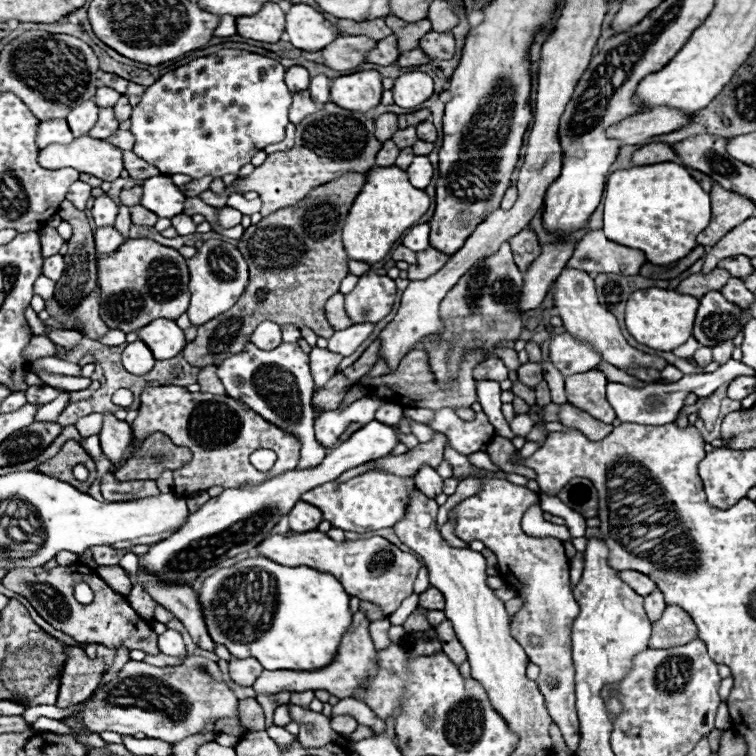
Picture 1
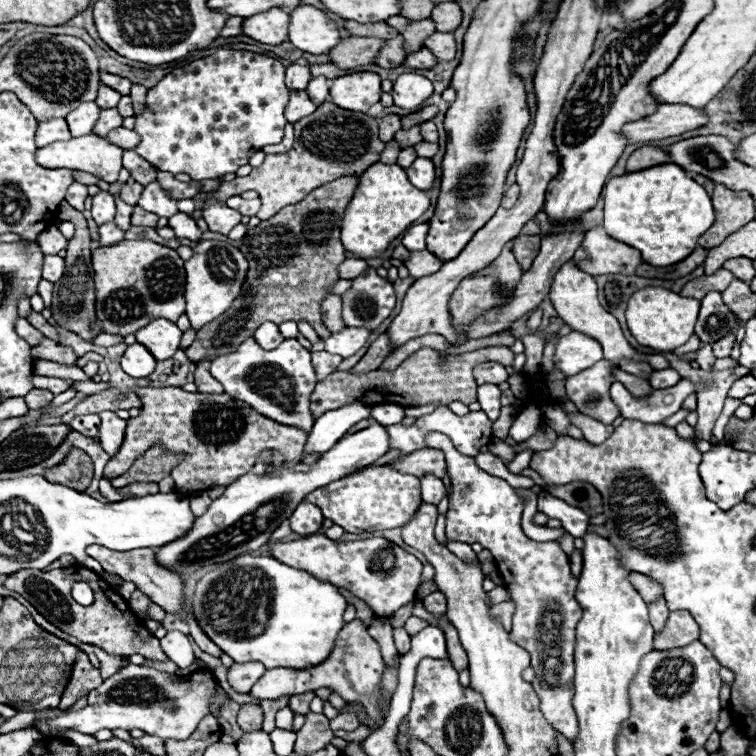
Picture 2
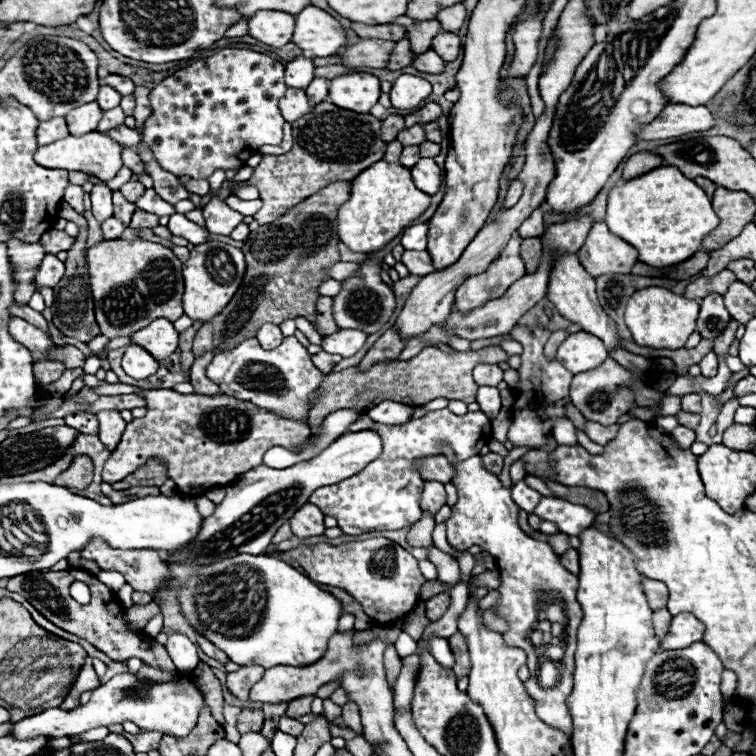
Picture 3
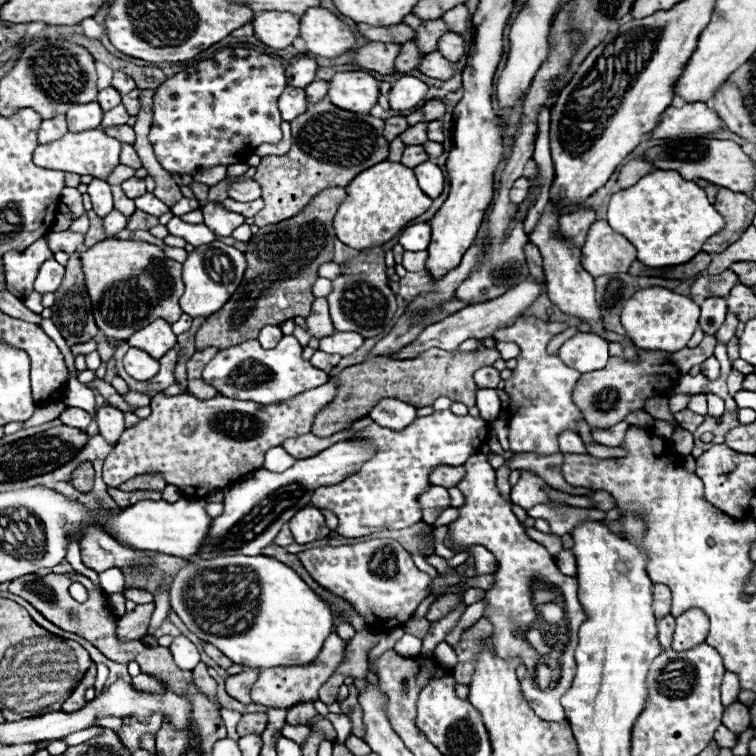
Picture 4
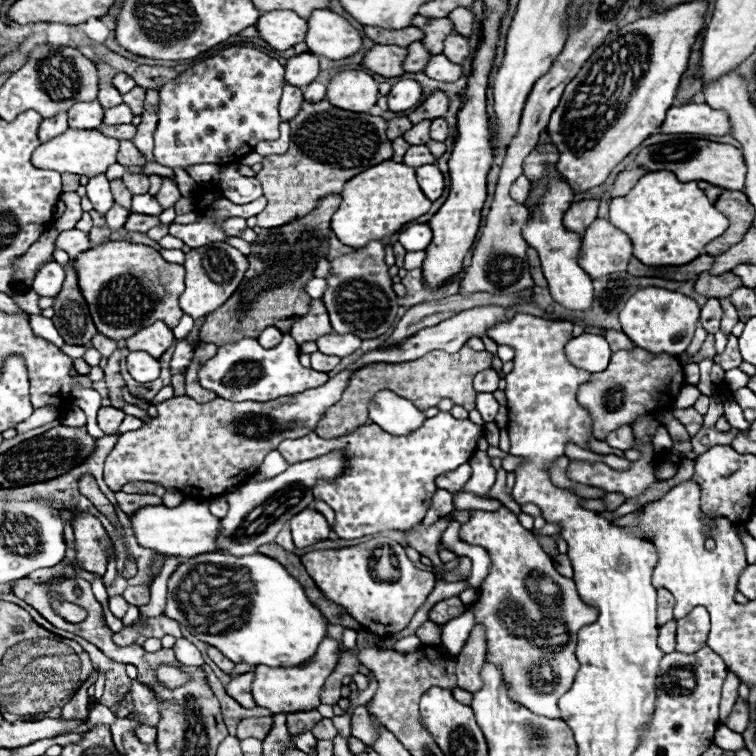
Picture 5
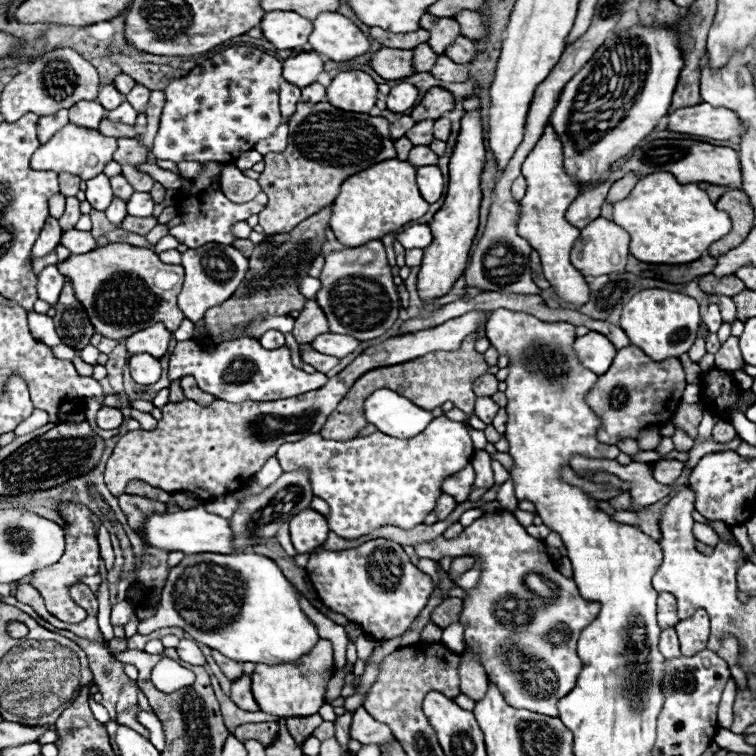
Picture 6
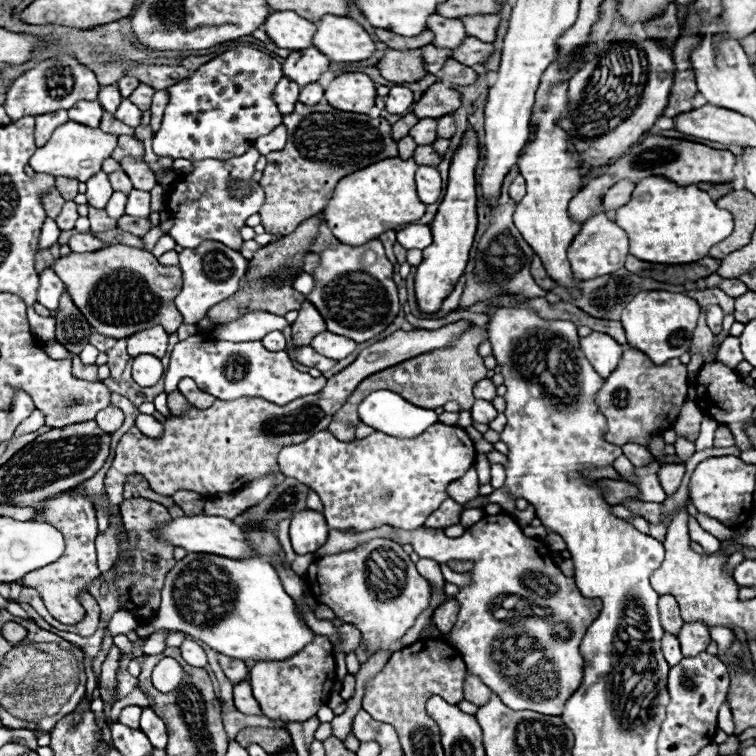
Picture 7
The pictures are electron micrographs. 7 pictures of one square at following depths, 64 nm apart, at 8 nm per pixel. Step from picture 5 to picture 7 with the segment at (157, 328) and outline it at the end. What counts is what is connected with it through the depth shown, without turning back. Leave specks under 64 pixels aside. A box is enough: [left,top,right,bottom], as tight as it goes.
[128,326,168,358]

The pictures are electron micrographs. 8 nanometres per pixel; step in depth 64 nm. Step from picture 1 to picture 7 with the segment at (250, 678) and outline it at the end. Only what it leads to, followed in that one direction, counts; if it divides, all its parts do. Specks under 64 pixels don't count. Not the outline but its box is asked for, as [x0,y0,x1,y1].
[234,682,260,716]

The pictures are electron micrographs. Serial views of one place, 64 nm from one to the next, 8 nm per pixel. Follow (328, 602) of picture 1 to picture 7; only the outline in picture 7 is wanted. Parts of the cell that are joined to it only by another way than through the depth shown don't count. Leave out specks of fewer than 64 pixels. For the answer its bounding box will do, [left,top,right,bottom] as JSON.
[136,554,314,660]

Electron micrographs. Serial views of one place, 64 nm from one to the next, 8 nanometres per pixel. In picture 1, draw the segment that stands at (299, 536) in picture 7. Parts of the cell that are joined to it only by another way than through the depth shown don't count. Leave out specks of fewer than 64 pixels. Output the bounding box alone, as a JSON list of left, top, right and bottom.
[288,502,322,532]

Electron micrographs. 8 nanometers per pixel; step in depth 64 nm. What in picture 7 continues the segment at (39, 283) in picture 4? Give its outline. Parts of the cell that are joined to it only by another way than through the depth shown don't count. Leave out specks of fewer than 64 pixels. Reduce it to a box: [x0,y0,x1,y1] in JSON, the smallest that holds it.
[38,268,64,312]

